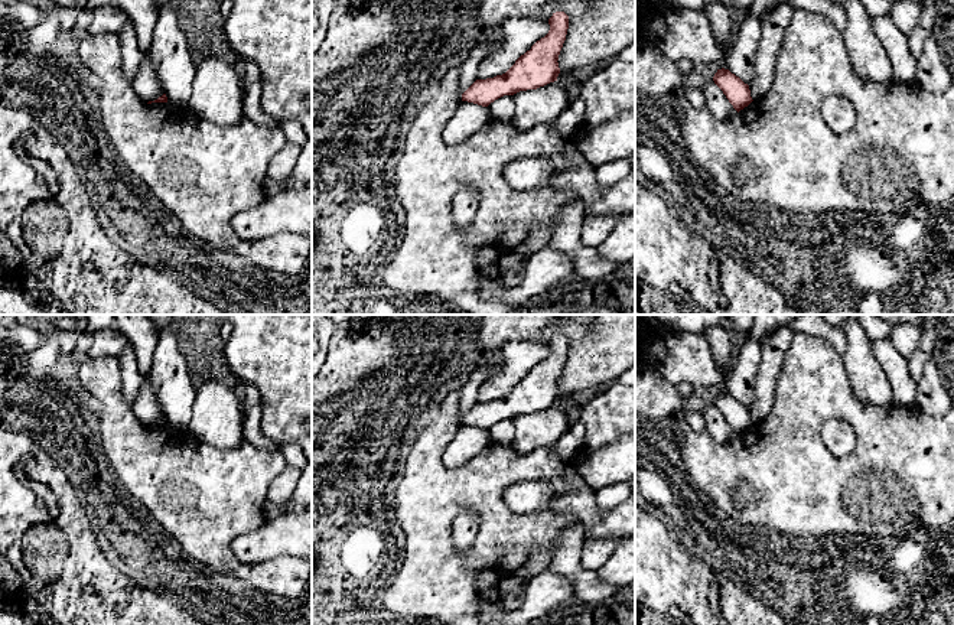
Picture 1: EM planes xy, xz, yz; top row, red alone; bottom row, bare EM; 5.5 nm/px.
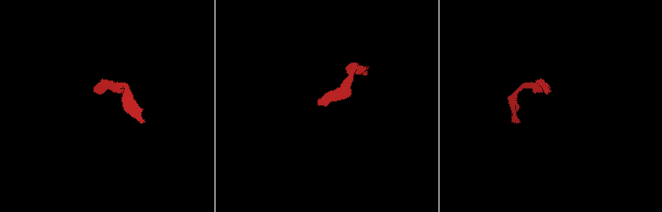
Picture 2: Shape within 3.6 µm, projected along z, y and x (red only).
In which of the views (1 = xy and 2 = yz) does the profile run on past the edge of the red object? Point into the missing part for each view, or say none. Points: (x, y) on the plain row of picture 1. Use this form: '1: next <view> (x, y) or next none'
1: next none
2: next none

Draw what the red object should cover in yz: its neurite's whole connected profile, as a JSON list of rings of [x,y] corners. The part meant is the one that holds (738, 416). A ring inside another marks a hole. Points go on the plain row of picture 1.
[[[717,393],[713,404],[723,414],[738,436],[753,424],[750,420],[749,408],[732,397],[729,393]]]

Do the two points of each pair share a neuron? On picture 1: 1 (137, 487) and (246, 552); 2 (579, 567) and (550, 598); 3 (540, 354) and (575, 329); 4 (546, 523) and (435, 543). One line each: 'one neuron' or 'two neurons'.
1: two neurons
2: one neuron
3: two neurons
4: one neuron

